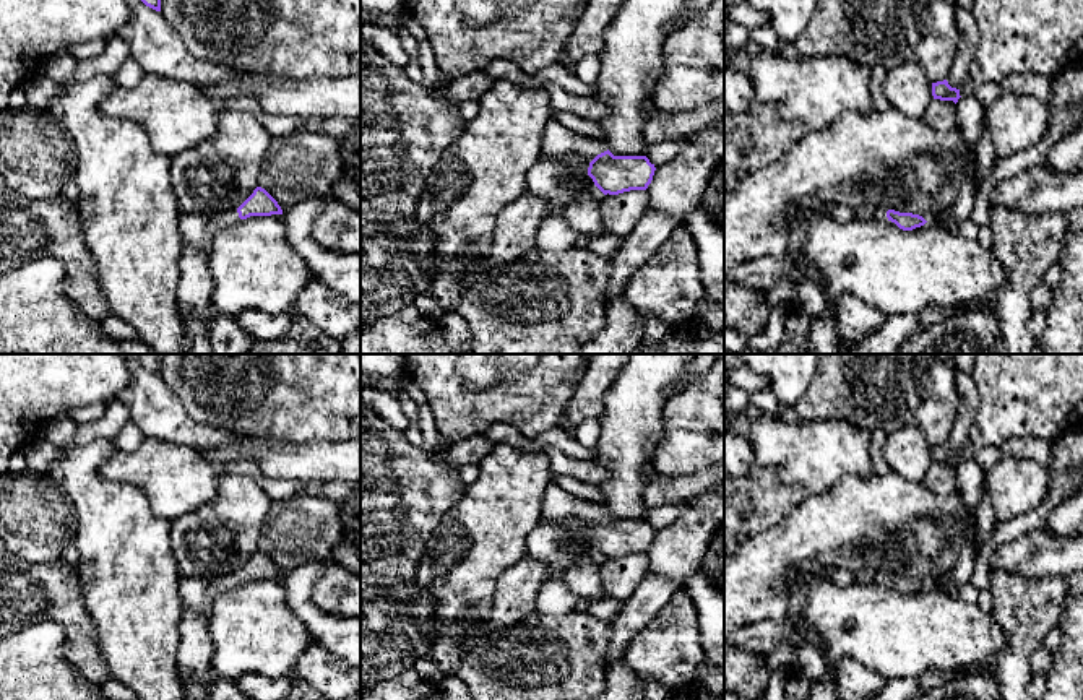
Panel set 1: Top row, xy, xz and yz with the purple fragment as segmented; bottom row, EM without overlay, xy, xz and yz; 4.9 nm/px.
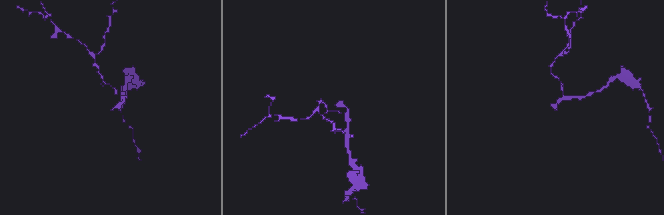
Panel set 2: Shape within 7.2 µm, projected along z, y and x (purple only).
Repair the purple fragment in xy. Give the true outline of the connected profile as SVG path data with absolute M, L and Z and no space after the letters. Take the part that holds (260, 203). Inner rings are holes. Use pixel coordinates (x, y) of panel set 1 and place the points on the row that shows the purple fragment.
M257 187L240 206L231 211L180 214L179 229L183 244L190 244L208 255L213 239L221 229L237 224L250 216L271 214L283 214L281 206L265 188Z

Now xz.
M555 119L544 128L542 156L586 166L588 175L604 195L646 190L656 171L646 156L614 156L606 141L578 135Z

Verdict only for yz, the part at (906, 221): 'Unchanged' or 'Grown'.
Grown

